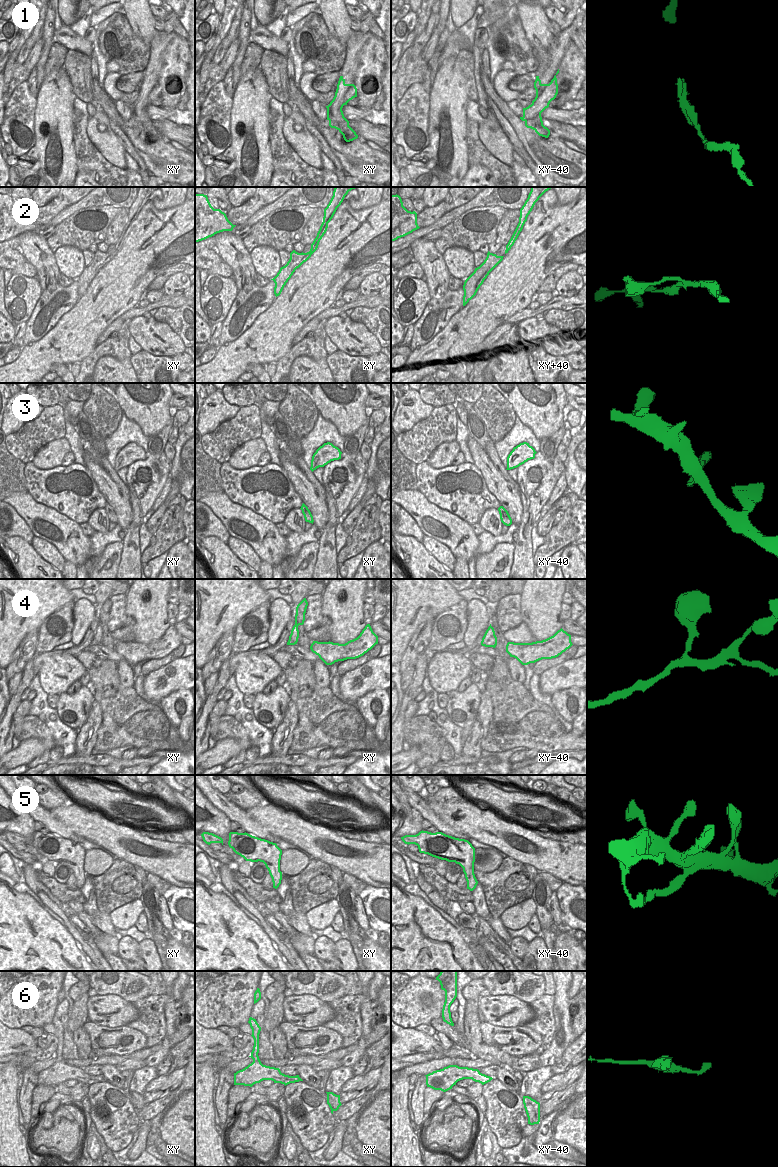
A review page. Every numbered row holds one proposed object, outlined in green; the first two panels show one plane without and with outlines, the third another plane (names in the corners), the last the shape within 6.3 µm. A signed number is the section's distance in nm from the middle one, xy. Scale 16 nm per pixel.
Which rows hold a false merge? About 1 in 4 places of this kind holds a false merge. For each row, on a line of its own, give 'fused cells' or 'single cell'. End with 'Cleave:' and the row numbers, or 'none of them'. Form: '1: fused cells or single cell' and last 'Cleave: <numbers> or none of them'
1: fused cells
2: single cell
3: single cell
4: single cell
5: single cell
6: single cell
Cleave: 1

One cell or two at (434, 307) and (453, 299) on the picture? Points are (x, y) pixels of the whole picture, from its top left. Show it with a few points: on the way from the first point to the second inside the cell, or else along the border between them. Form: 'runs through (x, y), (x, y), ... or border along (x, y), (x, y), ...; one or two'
runs through (439, 307), (445, 307), (448, 304); one

